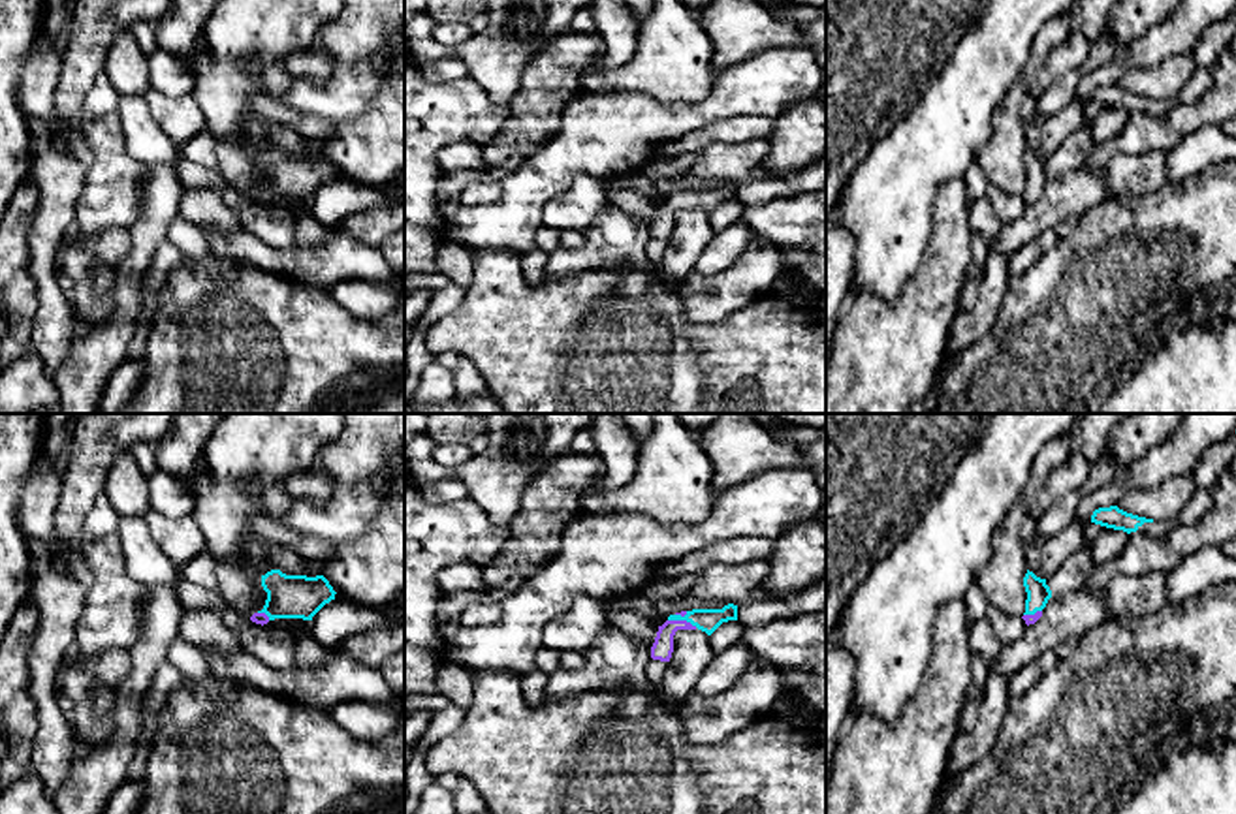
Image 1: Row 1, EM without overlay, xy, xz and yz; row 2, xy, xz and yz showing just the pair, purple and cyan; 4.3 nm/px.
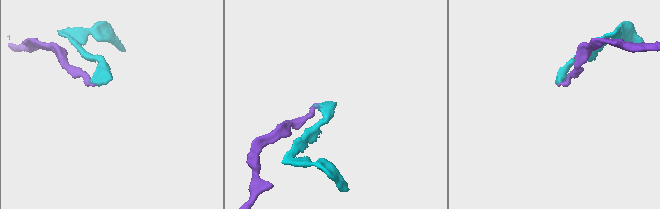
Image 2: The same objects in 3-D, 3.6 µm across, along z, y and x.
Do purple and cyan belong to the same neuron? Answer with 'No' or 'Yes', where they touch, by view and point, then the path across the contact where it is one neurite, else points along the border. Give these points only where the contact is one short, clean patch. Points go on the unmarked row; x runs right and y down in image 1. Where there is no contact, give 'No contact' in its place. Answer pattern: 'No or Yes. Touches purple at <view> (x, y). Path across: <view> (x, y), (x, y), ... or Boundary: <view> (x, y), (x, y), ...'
Yes. Touches purple at xz (683, 200). Path across: xz (663, 226), (665, 215), (683, 200), (708, 200)

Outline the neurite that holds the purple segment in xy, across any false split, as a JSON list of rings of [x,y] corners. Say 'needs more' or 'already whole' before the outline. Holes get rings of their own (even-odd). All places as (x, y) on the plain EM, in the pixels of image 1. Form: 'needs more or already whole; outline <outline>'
needs more; outline [[[280,149],[261,154],[261,165],[267,171],[265,184],[250,196],[261,205],[275,197],[312,199],[337,173],[324,154],[286,154]]]

